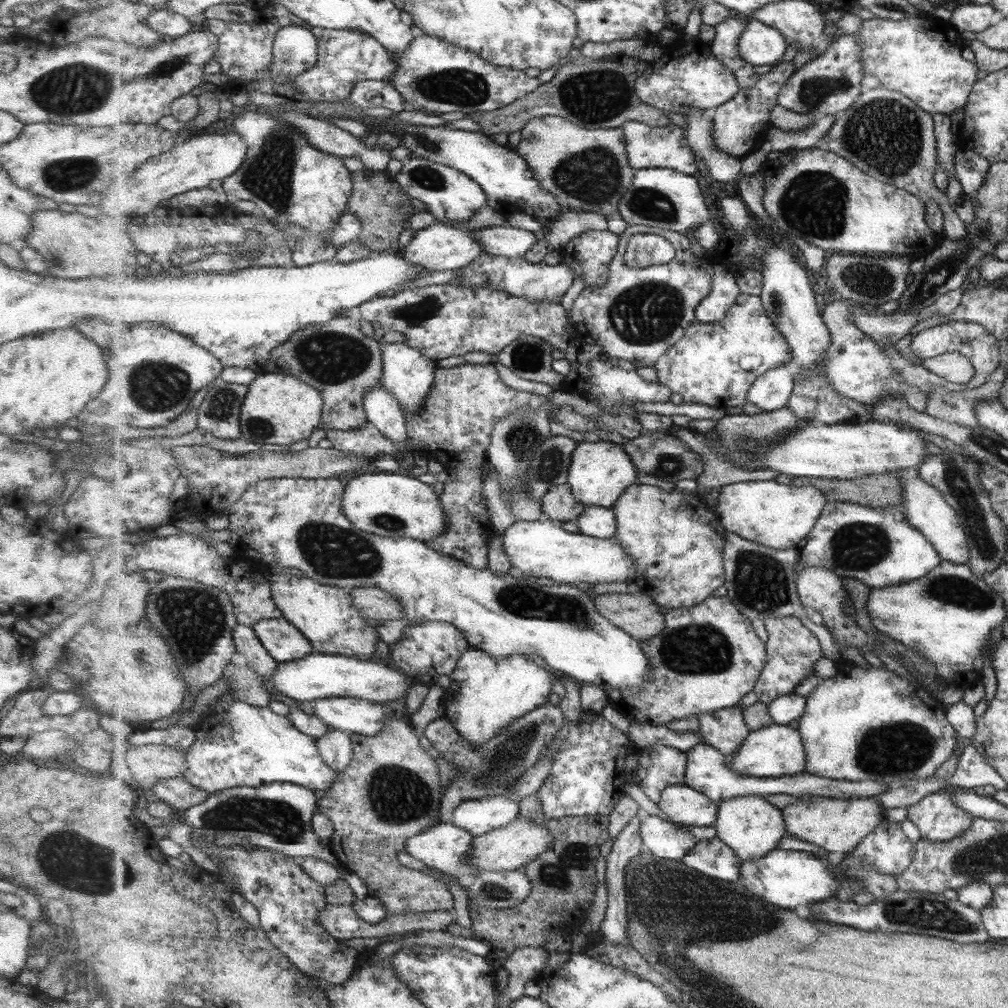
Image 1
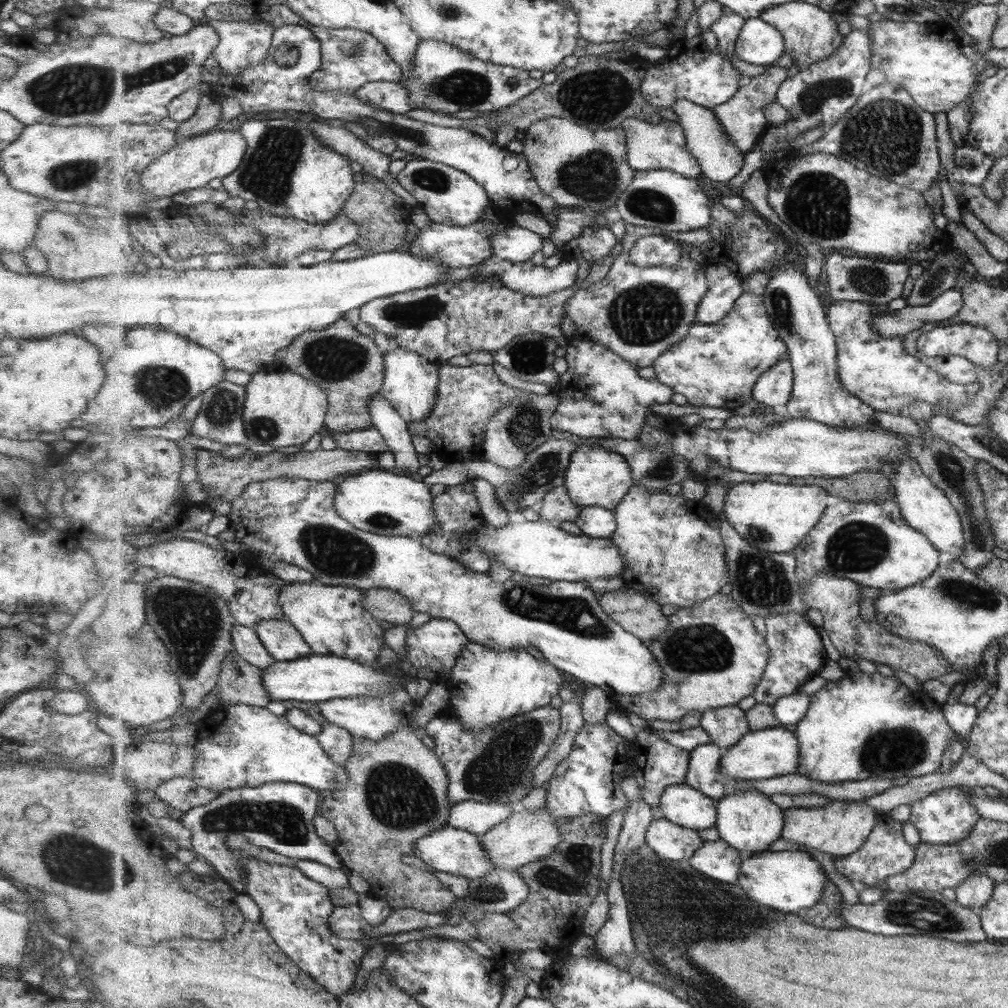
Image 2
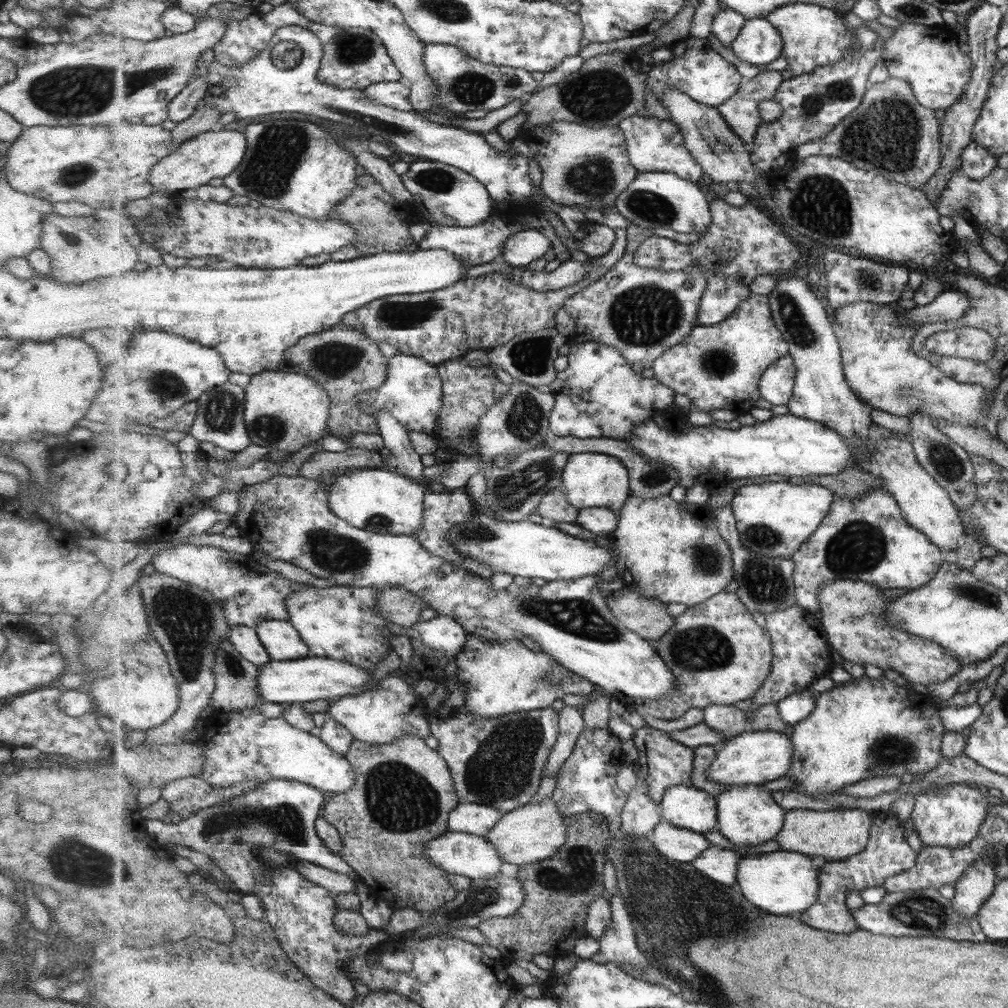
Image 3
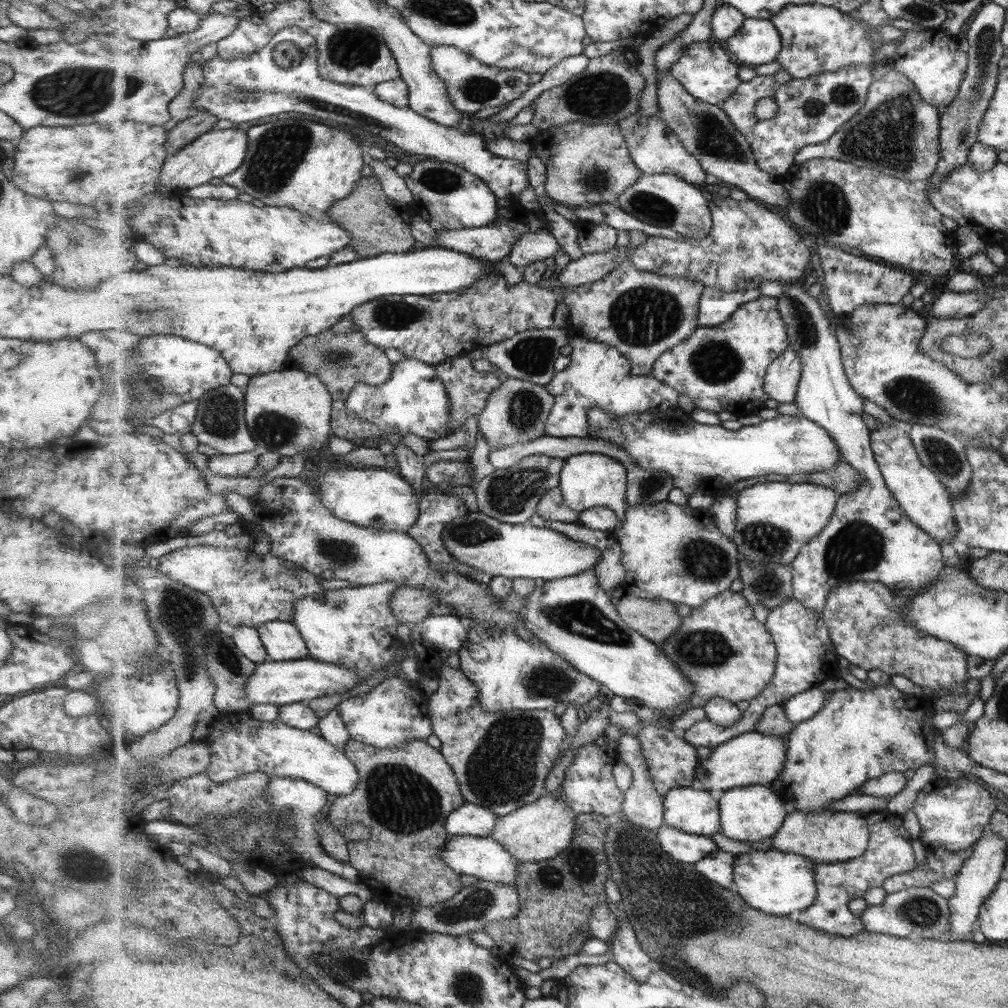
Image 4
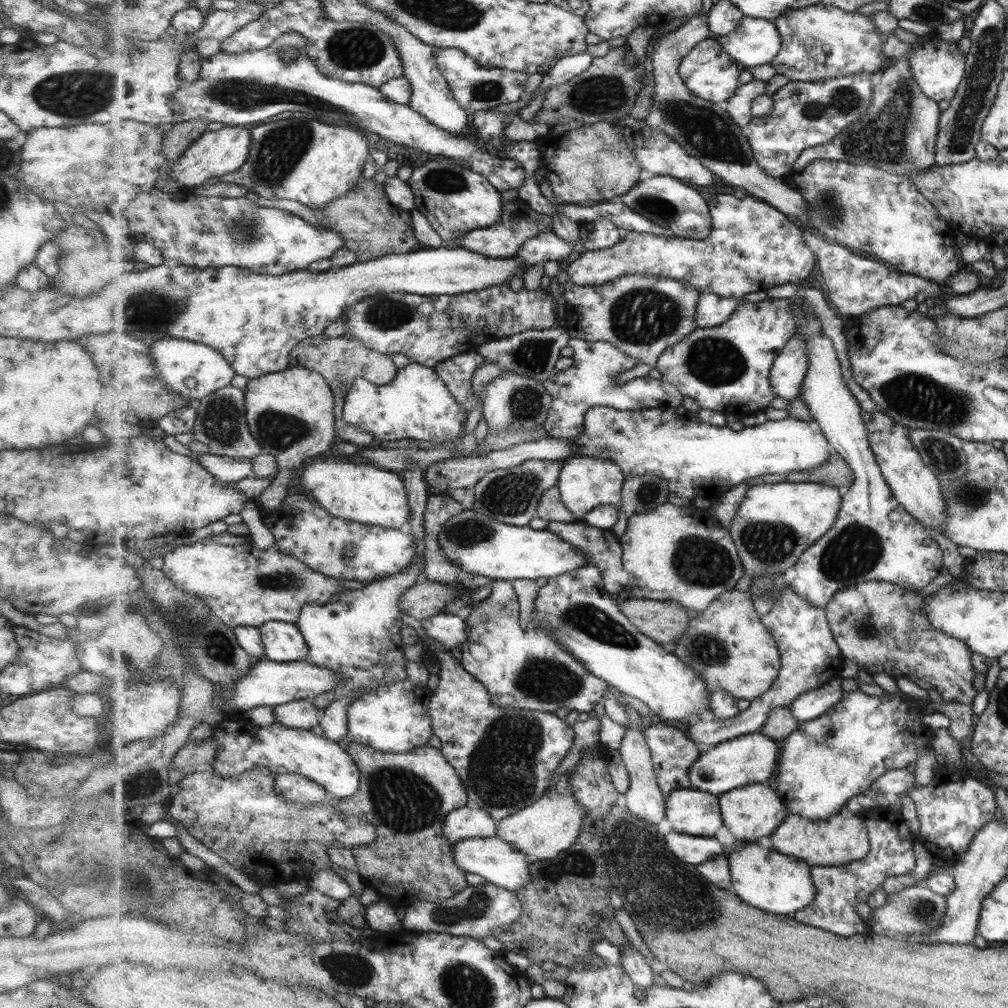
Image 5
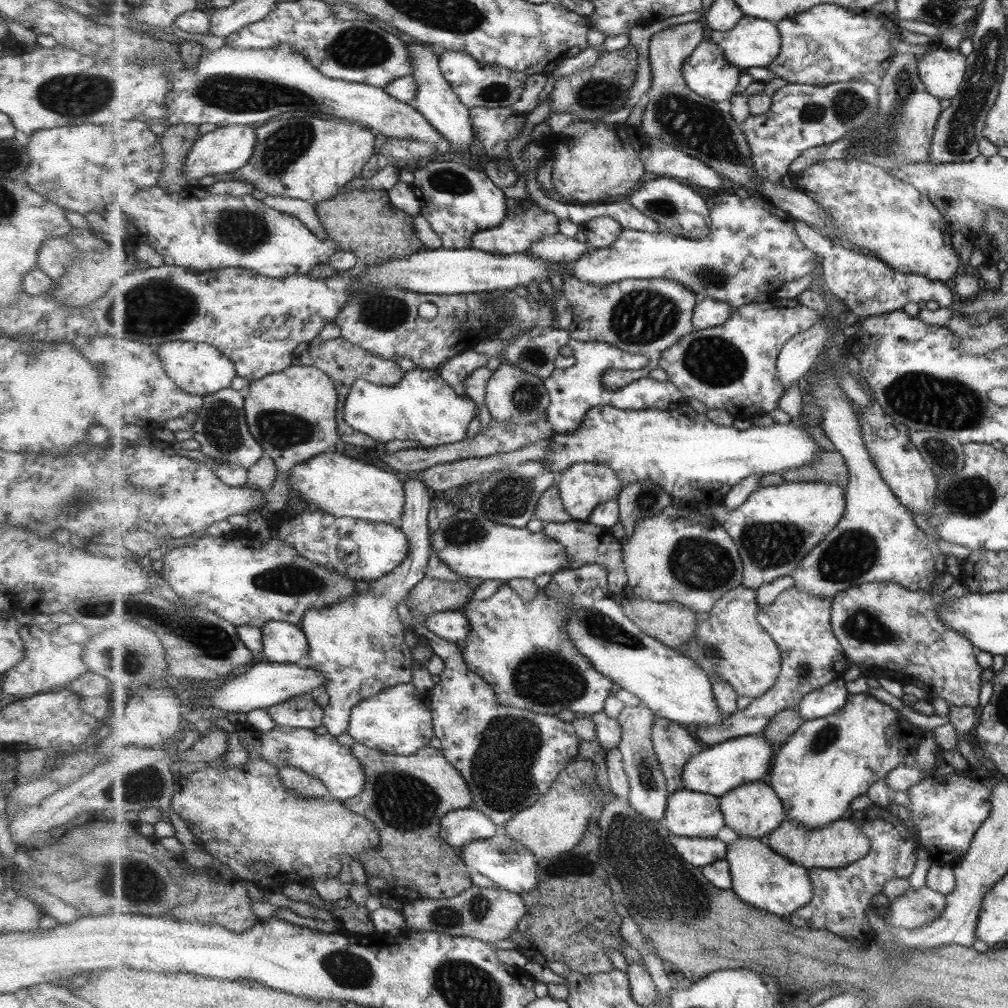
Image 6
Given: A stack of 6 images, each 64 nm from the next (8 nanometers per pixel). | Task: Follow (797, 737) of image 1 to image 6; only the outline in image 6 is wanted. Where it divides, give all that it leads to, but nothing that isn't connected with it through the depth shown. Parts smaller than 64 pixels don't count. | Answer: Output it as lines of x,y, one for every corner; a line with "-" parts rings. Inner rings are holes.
763,734
731,738
722,743
705,747
699,754
691,757
685,769
683,780
689,790
723,797
733,789
738,789
748,782
768,781
774,764
778,746
766,739

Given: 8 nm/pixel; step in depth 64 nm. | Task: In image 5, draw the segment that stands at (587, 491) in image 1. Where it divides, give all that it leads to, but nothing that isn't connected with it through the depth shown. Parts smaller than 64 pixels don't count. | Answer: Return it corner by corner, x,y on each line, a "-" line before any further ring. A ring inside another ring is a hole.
587,457
571,458
562,464
562,470
557,487
562,494
562,500
567,508
582,520
591,510
601,505
615,505
619,509
619,520
610,528
610,532
621,537
625,533
628,517
623,512
623,487
626,484
626,472
617,463
606,459

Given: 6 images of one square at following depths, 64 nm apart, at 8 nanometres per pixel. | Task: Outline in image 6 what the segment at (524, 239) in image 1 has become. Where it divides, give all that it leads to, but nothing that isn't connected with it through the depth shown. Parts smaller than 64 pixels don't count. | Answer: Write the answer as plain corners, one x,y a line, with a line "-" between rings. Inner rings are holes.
559,232
542,238
525,253
531,253
531,255
541,257
545,261
573,264
594,249
589,245
589,241
579,241

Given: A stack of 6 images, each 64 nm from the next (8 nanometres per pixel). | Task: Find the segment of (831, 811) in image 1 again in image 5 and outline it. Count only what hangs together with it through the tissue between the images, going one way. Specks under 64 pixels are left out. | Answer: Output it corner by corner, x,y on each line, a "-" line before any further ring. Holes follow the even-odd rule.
842,812
828,820
811,821
791,814
770,837
777,852
802,858
811,867
837,867
864,860
870,853
870,835
859,814

